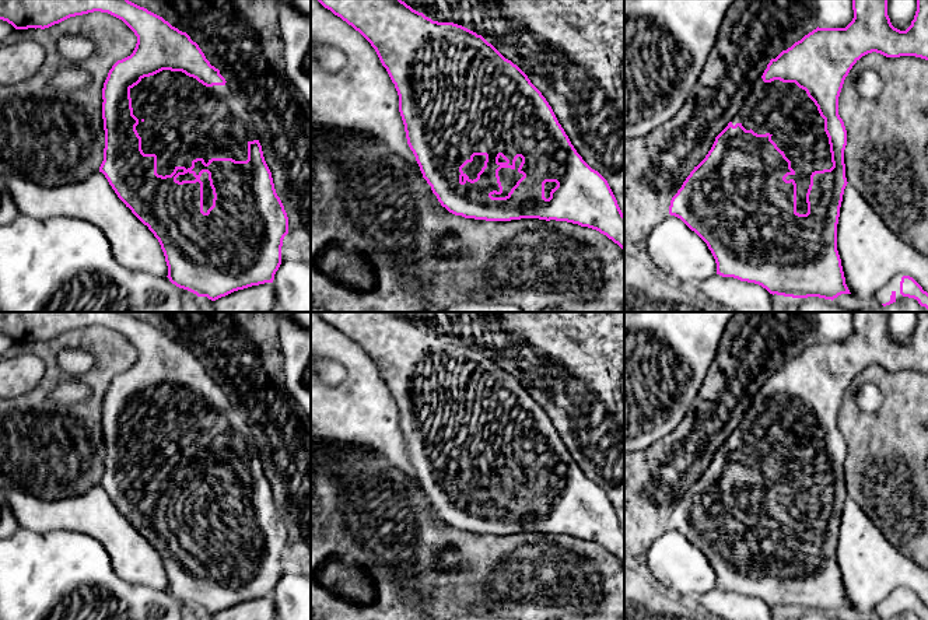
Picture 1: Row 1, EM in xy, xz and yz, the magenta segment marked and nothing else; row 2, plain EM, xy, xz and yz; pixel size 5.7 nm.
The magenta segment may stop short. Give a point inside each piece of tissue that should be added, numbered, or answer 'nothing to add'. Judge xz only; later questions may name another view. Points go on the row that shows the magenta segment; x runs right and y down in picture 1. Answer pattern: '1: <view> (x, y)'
1: xz (508, 178)

